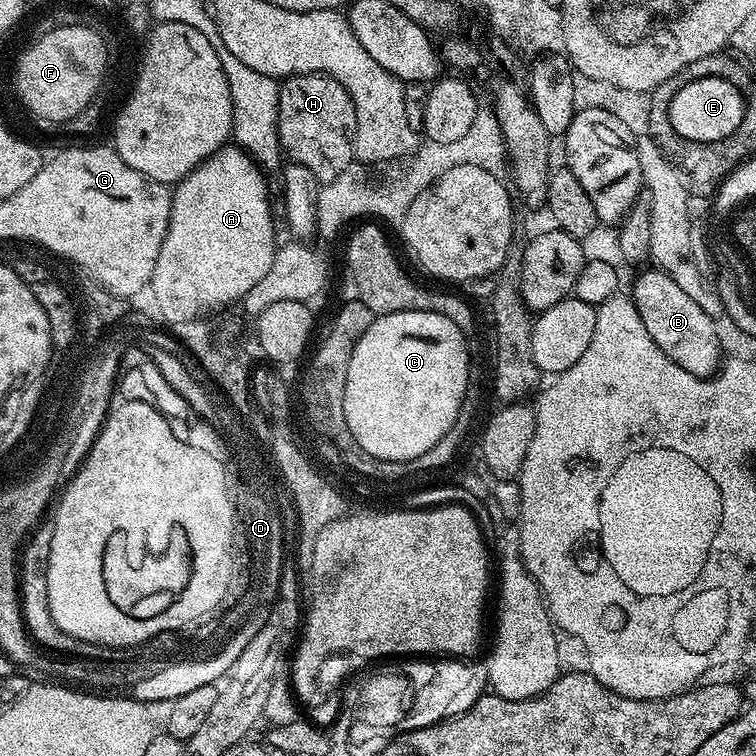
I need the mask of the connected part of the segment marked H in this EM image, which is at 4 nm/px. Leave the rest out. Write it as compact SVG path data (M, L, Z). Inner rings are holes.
M312 70L289 75L280 84L276 125L283 155L293 164L306 166L321 185L337 180L353 167L350 137L356 130L356 111L350 94L334 78Z

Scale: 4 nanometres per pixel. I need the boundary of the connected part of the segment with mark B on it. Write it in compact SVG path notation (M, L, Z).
M655 266L645 267L644 270L641 276L639 274L633 279L630 295L638 310L638 318L642 318L642 326L646 326L646 334L650 334L662 354L682 366L682 370L690 370L690 374L705 378L715 376L722 364L715 319L706 314L670 274Z

